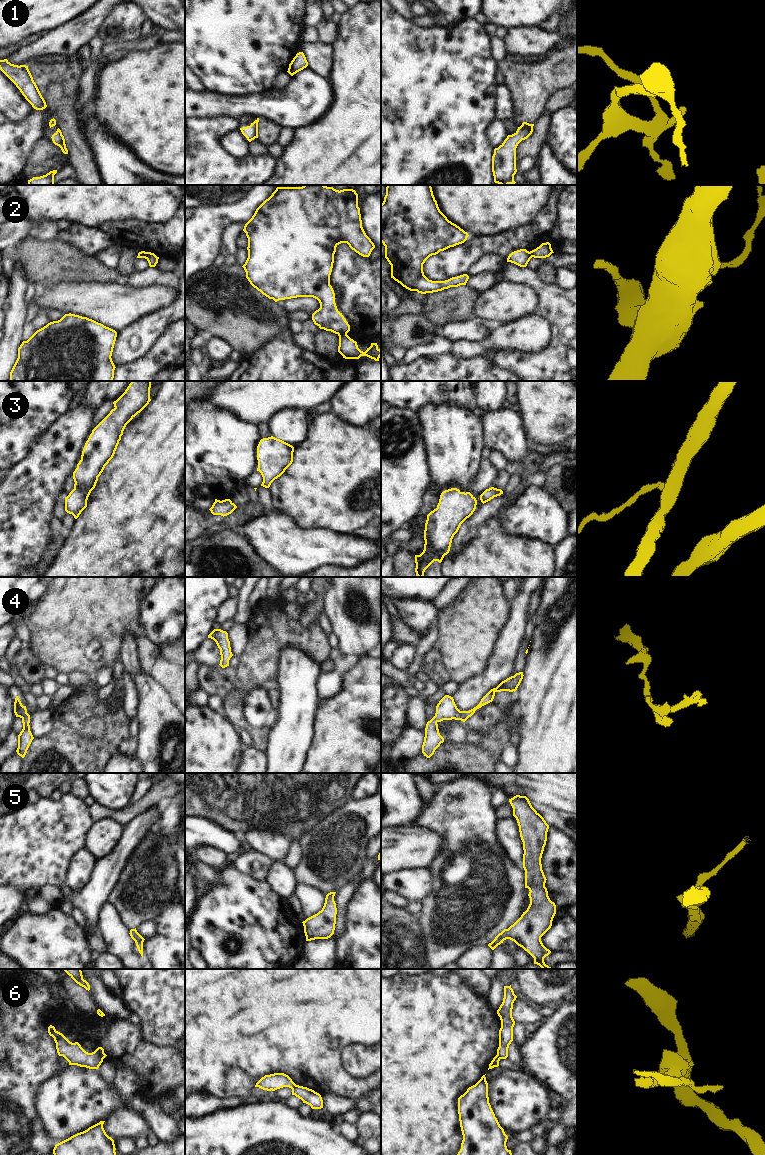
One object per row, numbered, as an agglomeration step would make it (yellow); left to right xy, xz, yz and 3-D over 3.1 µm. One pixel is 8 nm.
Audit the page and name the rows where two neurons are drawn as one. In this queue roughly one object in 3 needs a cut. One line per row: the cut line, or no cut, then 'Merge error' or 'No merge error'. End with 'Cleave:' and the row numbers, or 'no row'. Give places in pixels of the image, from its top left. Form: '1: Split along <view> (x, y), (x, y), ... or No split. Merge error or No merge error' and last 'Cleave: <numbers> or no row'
1: No split. No merge error
2: Split along xz (346, 333), (338, 335). Merge error
3: No split. No merge error
4: No split. No merge error
5: No split. No merge error
6: Split along xy (95, 1050), (102, 1059). Merge error
Cleave: 2, 6.

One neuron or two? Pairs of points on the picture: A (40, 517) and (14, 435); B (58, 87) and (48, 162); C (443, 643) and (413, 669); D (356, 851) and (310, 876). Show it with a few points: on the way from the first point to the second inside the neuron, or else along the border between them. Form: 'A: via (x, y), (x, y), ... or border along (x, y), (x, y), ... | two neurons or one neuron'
A: border along (37, 442), (31, 452), (10, 469) | two neurons
B: border along (55, 125), (58, 127) | two neurons
C: border along (435, 625), (437, 640), (434, 646) | two neurons
D: via (345, 851), (338, 851), (321, 866) | one neuron

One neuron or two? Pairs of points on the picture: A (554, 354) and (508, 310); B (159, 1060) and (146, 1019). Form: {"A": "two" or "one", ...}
{"A": "two", "B": "two"}

